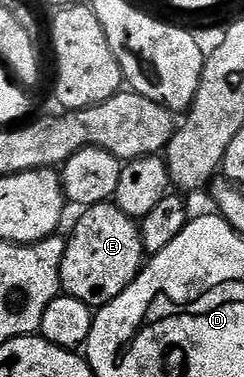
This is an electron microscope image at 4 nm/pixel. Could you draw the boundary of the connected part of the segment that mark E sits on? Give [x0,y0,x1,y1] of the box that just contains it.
[60,203,144,307]

